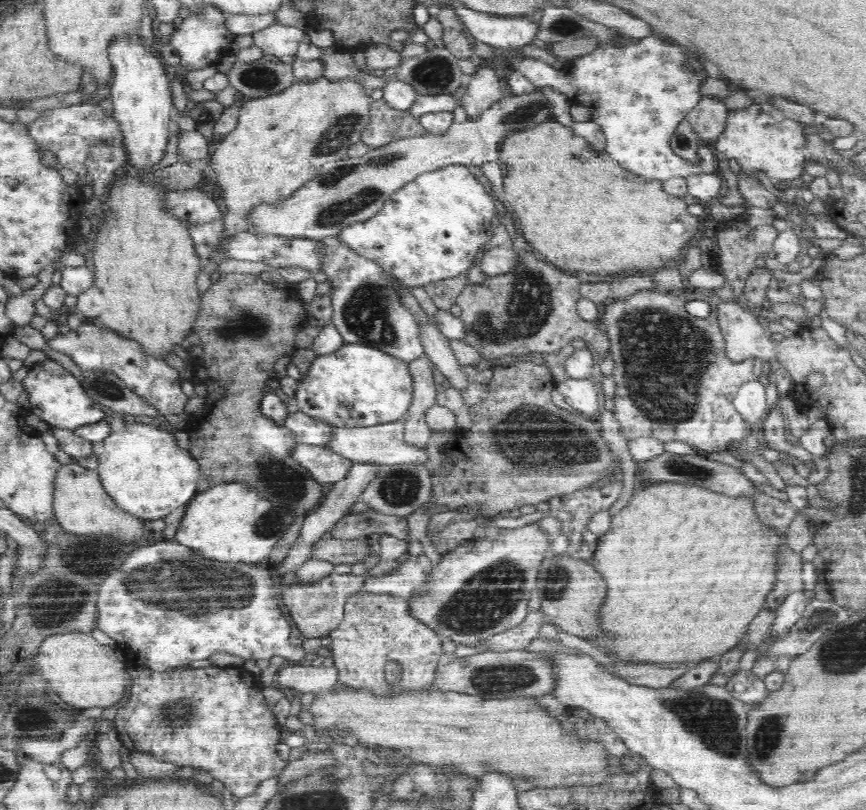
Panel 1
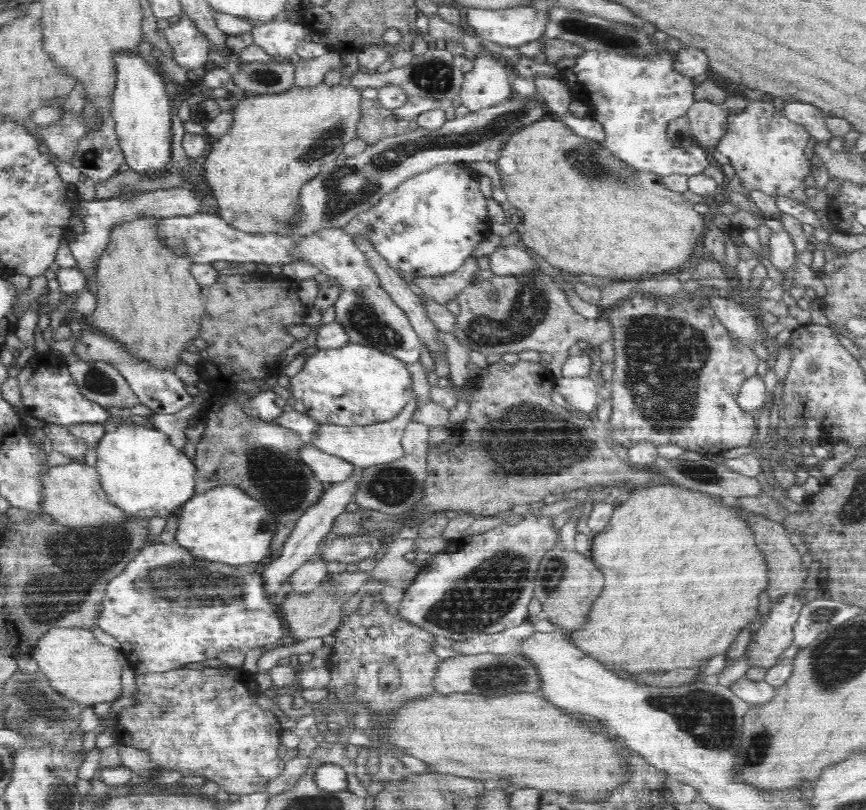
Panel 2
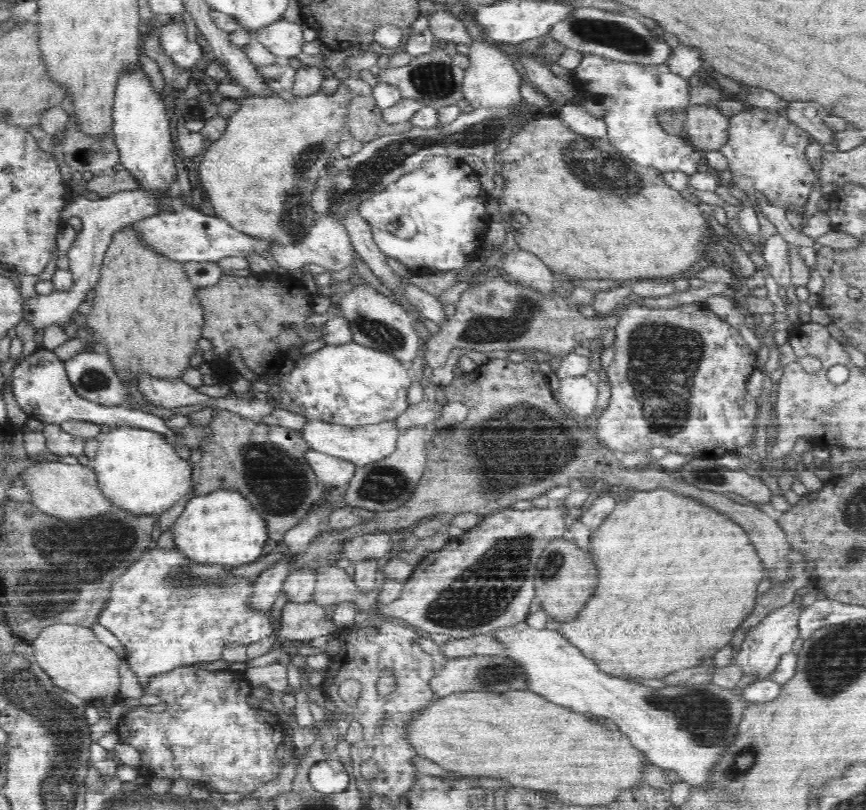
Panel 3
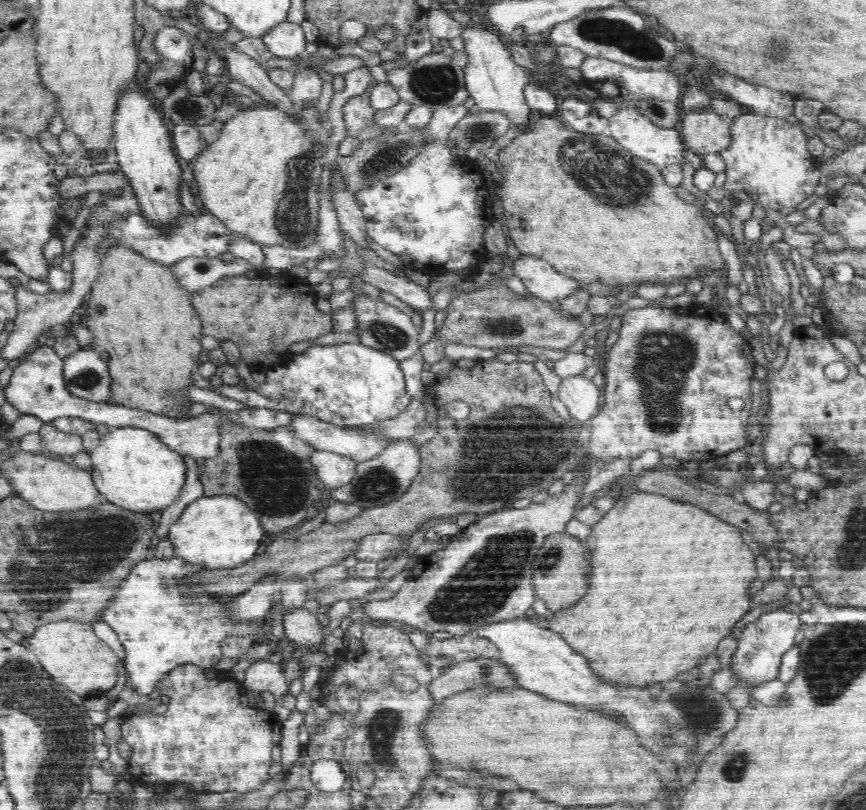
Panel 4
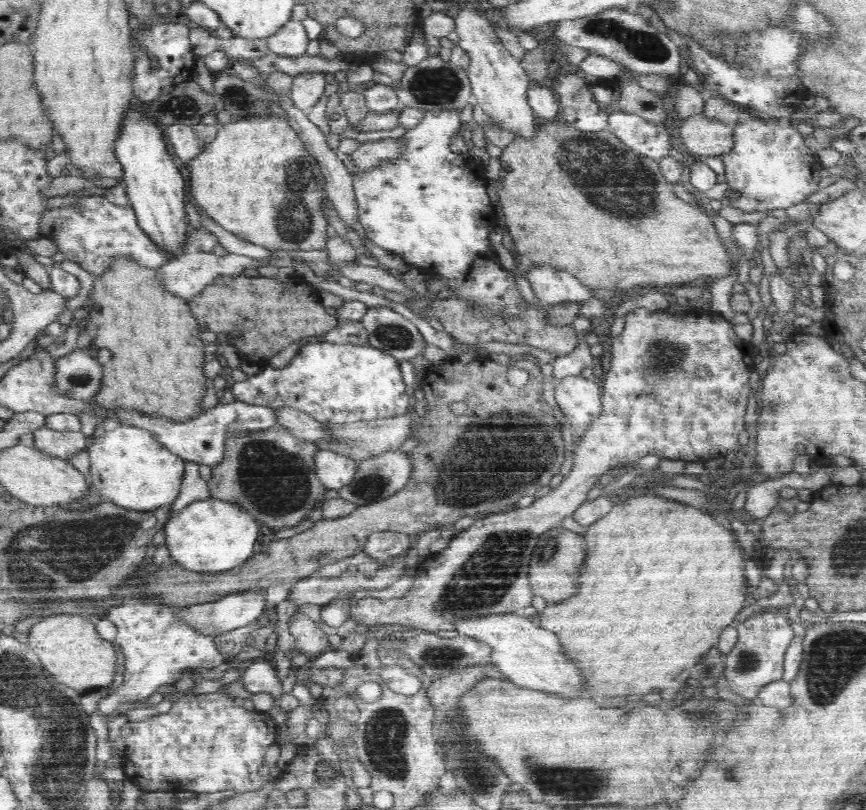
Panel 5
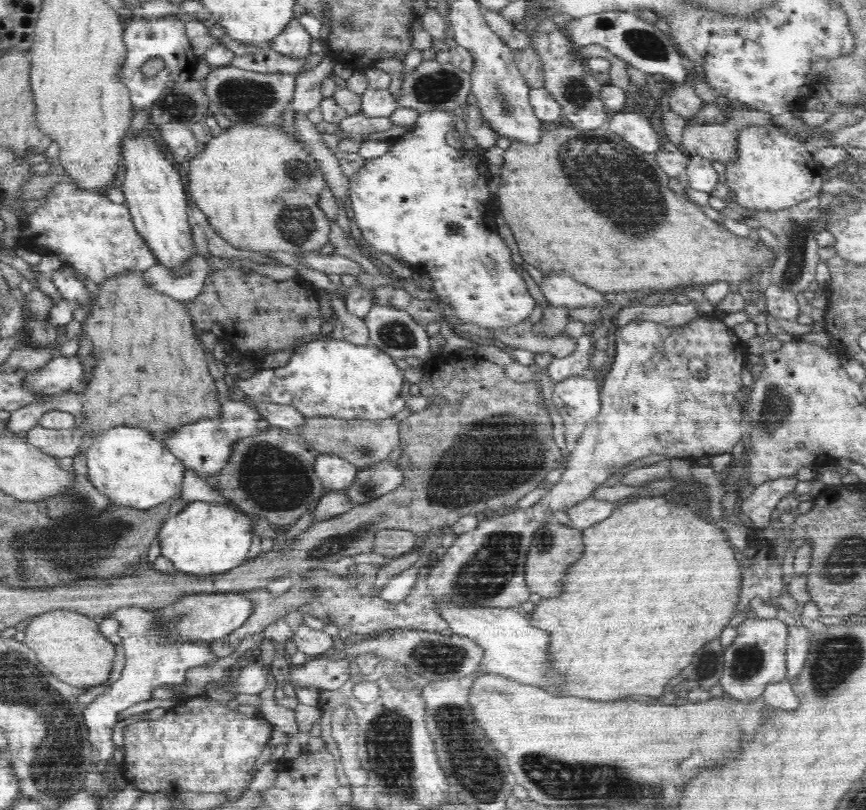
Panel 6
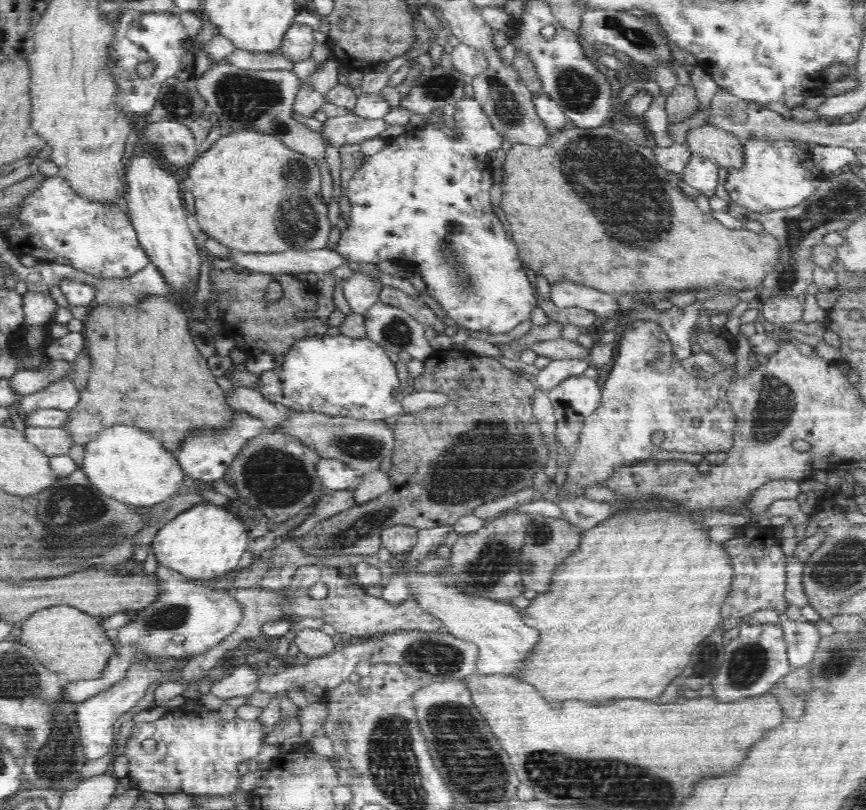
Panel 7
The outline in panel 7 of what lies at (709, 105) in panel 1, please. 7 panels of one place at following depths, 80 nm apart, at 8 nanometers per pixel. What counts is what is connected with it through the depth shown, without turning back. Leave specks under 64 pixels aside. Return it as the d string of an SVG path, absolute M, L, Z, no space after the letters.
M712 125L689 130L685 143L692 154L709 158L728 171L739 171L746 163L742 141L732 133Z

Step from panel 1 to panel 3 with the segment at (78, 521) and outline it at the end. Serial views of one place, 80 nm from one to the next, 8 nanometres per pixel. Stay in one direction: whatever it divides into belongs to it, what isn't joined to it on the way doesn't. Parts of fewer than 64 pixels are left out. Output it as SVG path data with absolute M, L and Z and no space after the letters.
M39 461L25 469L18 477L26 483L26 487L32 495L32 504L42 512L60 518L60 520L94 518L100 514L108 514L113 506L98 487L96 473L90 465Z

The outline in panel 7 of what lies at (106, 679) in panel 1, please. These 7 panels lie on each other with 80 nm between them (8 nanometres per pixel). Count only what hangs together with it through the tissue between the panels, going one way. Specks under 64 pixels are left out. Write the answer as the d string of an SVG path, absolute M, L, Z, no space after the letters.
M50 605L33 612L21 623L21 627L17 627L15 637L32 650L40 664L56 672L66 684L100 677L109 658L114 656L114 646L104 627L96 621L96 617L74 605Z

